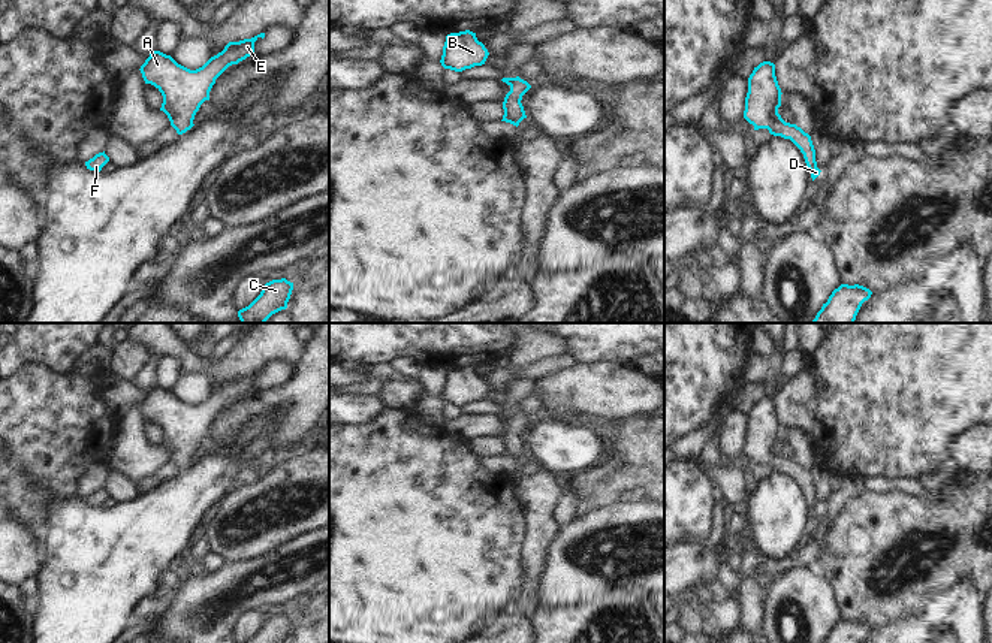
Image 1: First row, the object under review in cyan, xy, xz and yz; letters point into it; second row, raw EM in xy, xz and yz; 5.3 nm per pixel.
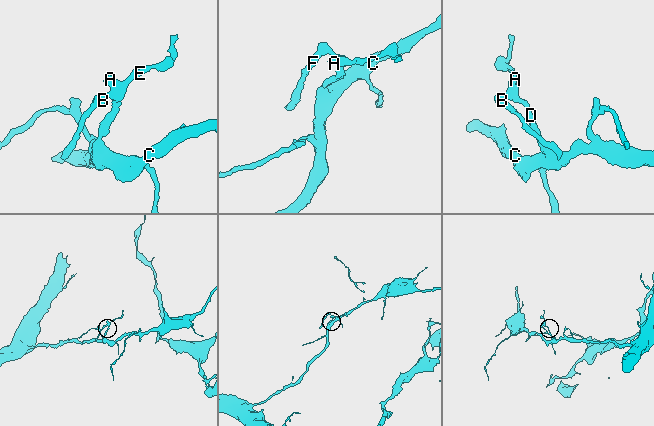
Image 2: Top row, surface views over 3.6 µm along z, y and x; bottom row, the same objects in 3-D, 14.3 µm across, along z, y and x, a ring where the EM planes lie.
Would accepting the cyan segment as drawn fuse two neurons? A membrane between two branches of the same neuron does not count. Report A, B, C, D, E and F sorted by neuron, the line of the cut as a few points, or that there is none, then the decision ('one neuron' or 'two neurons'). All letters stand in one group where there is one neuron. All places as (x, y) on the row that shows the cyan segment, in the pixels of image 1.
A B C D E F; no cut; one neuron

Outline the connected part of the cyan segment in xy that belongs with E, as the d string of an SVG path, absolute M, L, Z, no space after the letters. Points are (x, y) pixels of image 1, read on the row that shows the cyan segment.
M260 33L251 39L229 42L221 52L211 57L202 67L190 70L178 64L171 55L154 51L141 66L145 84L154 85L163 96L163 111L178 135L195 124L195 115L205 100L215 79L232 64L238 64L254 54L254 42L265 37Z

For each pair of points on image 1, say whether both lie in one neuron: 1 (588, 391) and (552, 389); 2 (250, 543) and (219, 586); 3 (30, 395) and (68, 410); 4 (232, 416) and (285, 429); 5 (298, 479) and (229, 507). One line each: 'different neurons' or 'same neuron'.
1: same neuron
2: different neurons
3: same neuron
4: same neuron
5: same neuron

